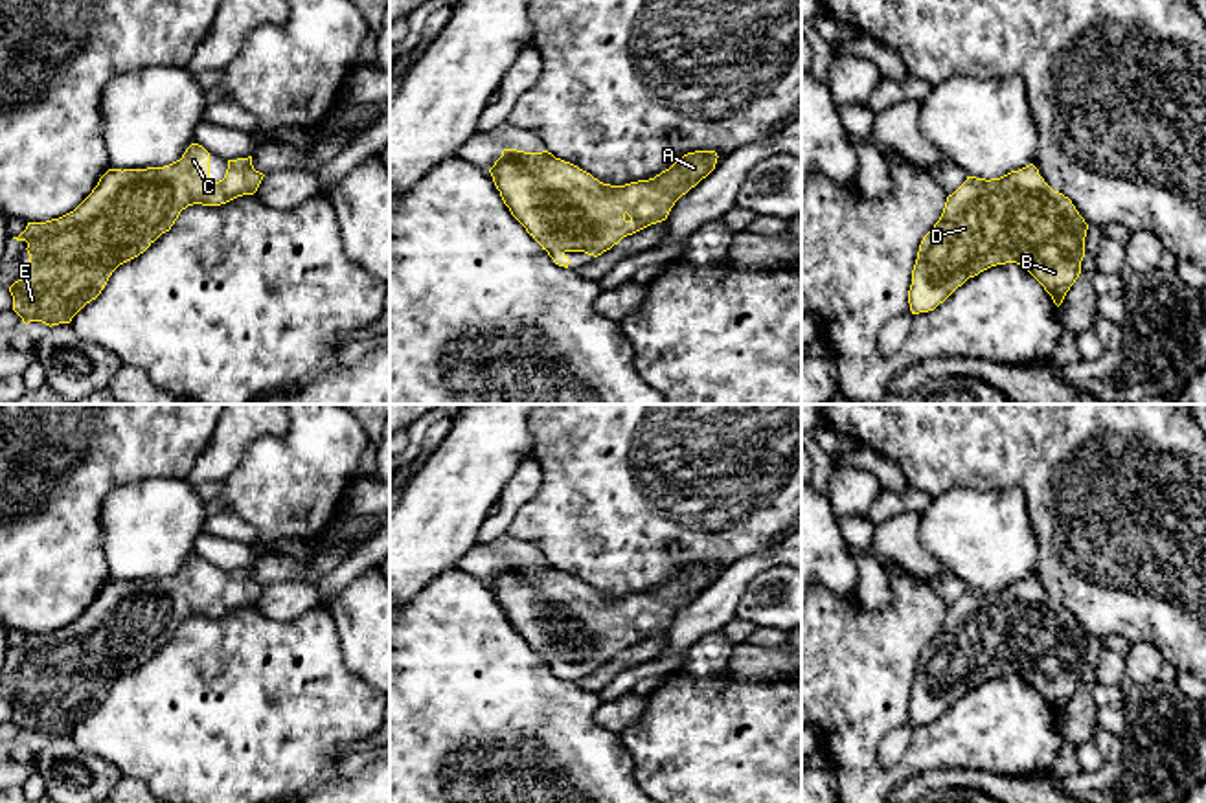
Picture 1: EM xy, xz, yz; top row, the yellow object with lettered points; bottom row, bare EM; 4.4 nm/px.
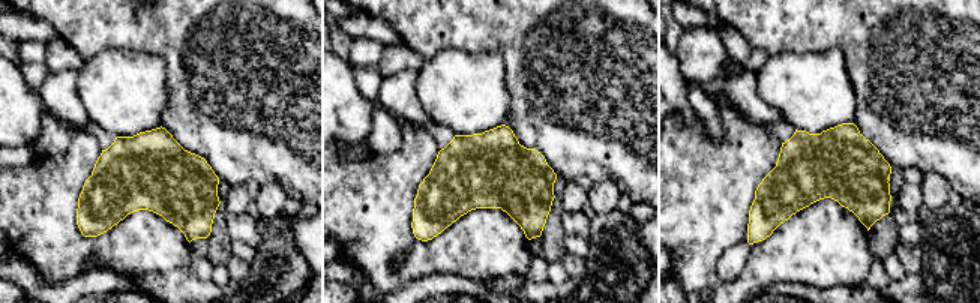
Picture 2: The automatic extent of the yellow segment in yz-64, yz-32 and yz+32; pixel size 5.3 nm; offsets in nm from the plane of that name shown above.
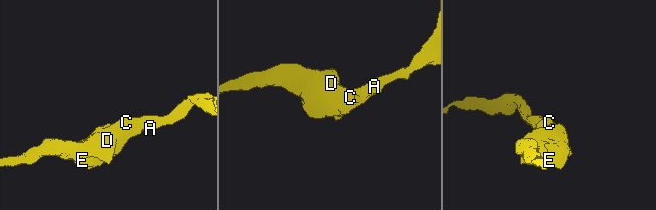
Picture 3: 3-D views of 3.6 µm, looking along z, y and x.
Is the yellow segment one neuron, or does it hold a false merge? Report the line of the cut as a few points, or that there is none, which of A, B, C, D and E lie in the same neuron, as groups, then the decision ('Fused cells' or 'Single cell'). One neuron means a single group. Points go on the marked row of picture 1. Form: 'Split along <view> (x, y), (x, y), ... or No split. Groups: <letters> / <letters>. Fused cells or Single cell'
No split. Groups: A B C D E. Single cell

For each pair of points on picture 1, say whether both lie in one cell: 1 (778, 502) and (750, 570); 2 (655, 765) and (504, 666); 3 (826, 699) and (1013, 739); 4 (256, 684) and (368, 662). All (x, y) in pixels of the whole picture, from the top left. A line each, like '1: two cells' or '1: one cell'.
1: two cells
2: two cells
3: one cell
4: two cells

